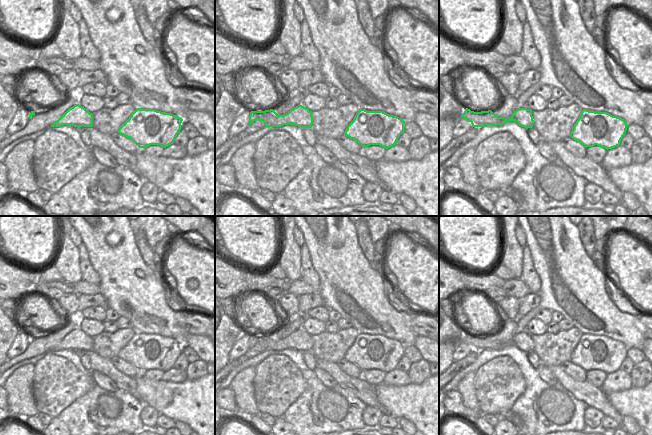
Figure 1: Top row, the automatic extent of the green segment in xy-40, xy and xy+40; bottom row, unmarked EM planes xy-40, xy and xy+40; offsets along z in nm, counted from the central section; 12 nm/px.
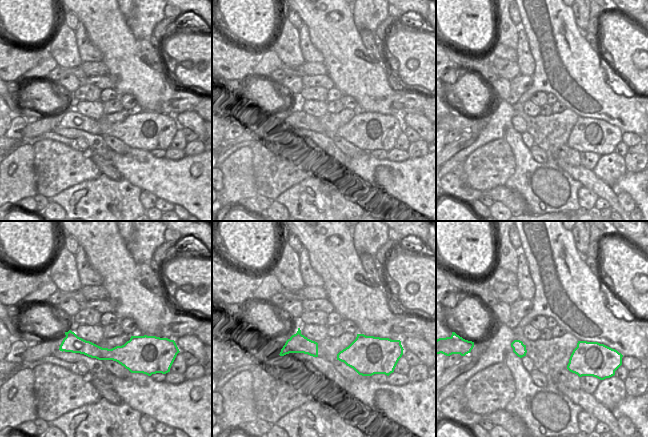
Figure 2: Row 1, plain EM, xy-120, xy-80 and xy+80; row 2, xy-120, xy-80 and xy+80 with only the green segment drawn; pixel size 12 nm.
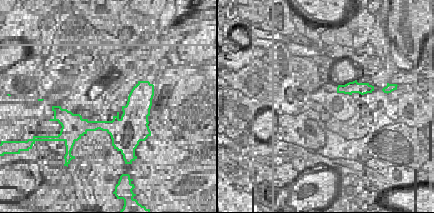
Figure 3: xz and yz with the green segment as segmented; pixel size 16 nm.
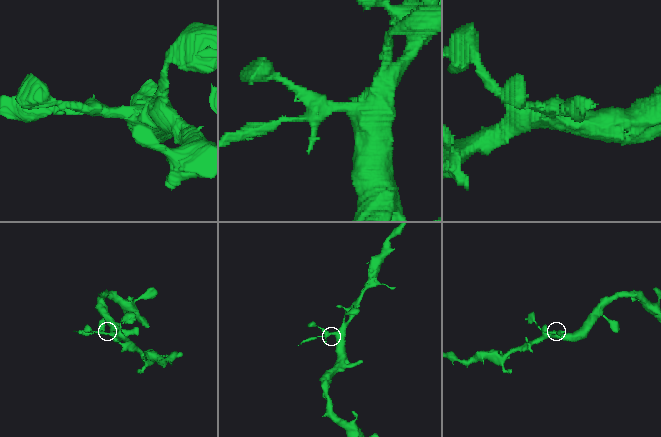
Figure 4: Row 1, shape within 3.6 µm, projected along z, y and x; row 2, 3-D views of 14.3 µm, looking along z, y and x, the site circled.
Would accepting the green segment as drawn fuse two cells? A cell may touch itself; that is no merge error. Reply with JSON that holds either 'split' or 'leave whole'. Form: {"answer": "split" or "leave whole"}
{"answer": "split"}

